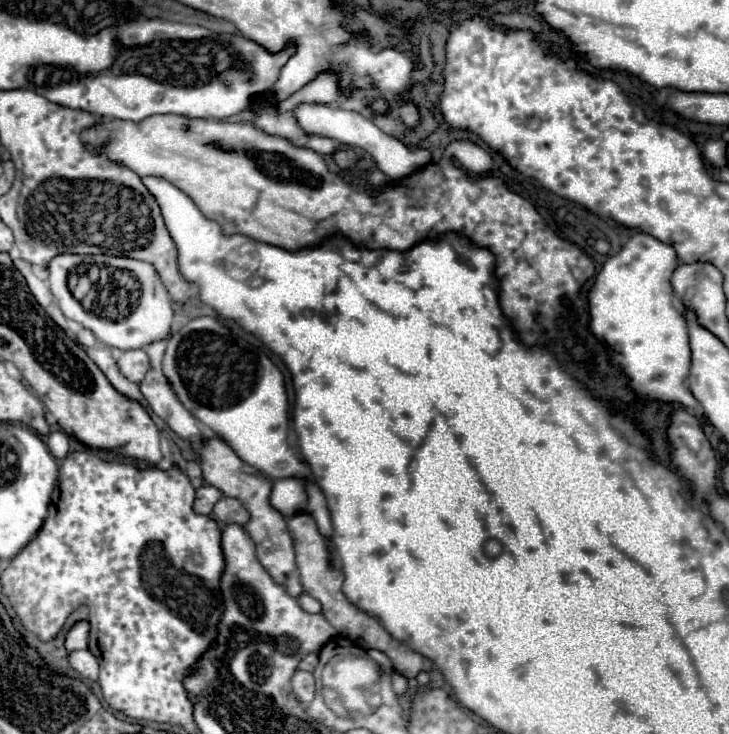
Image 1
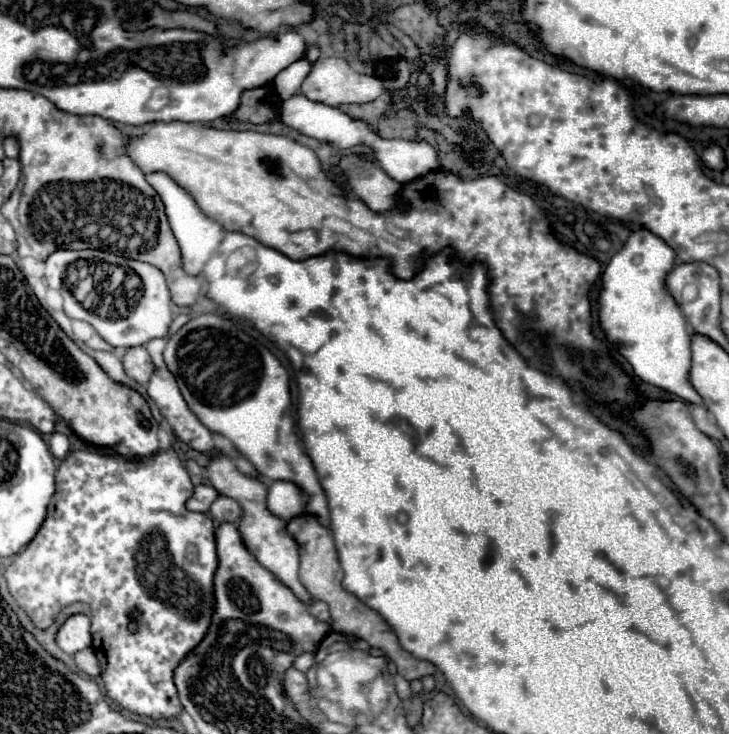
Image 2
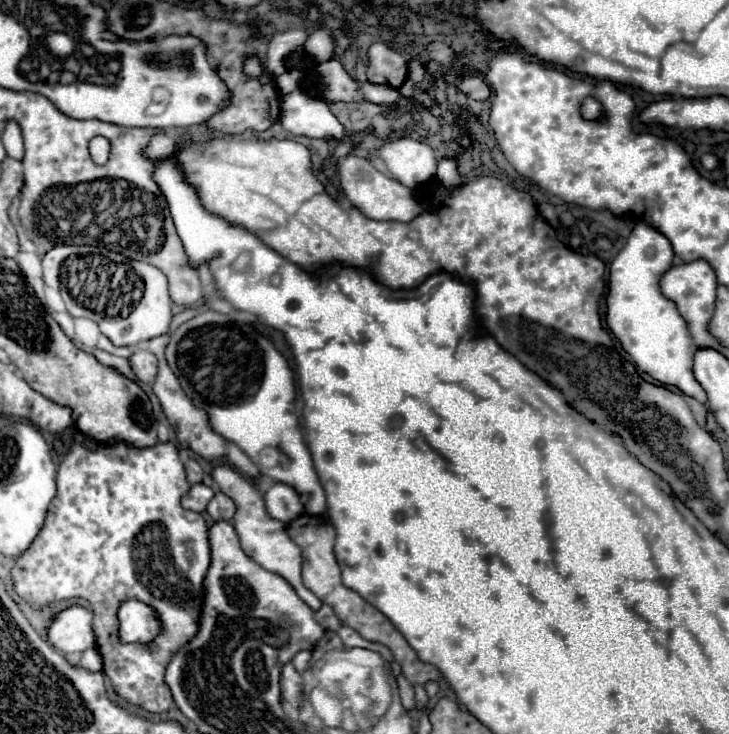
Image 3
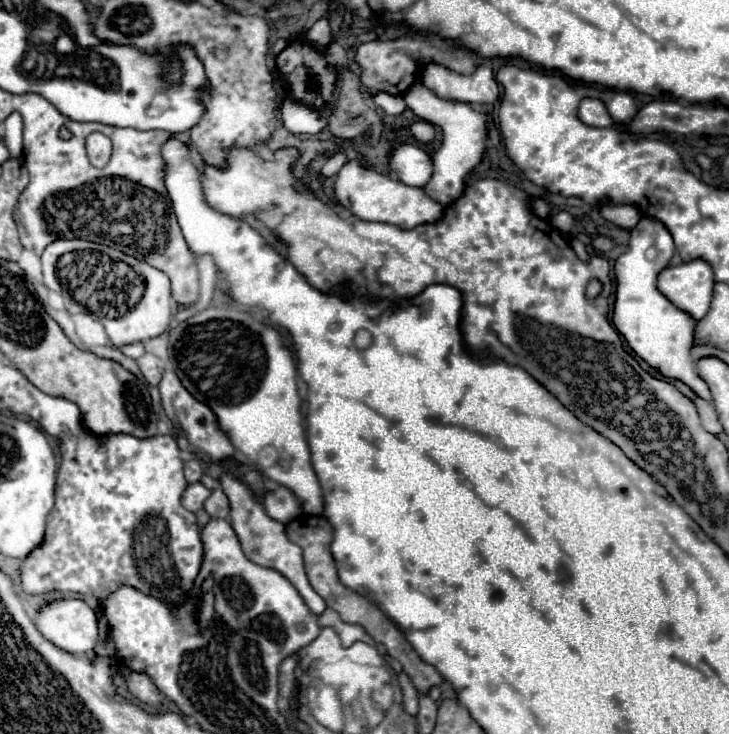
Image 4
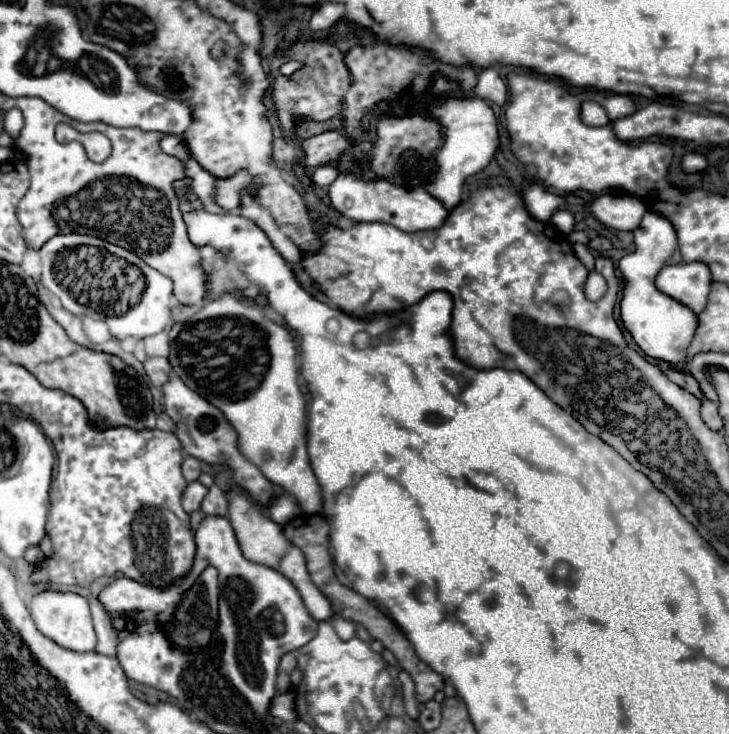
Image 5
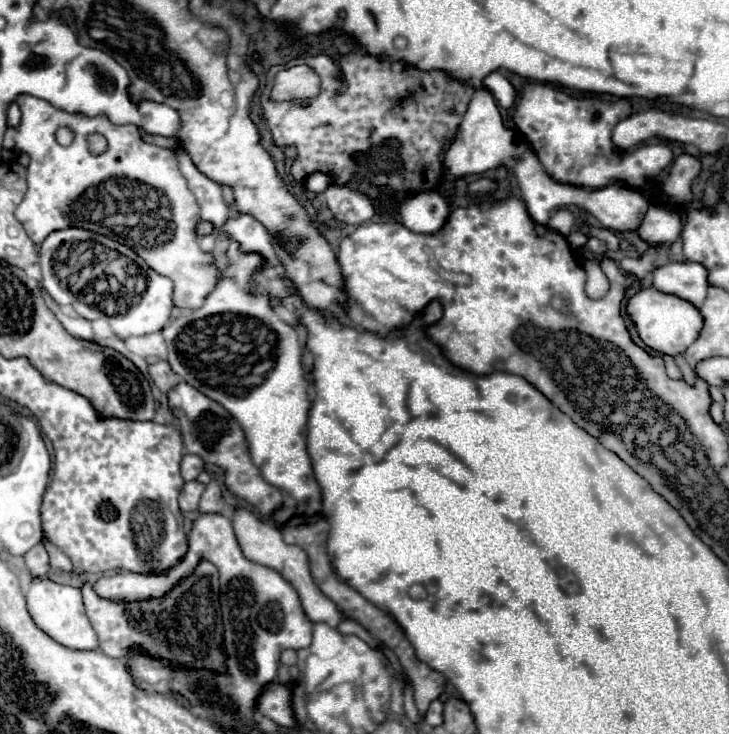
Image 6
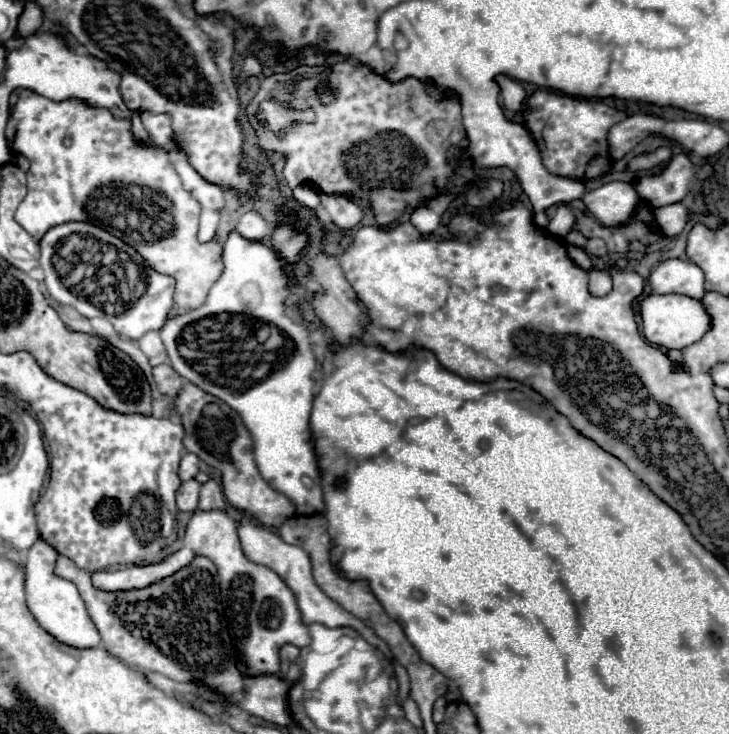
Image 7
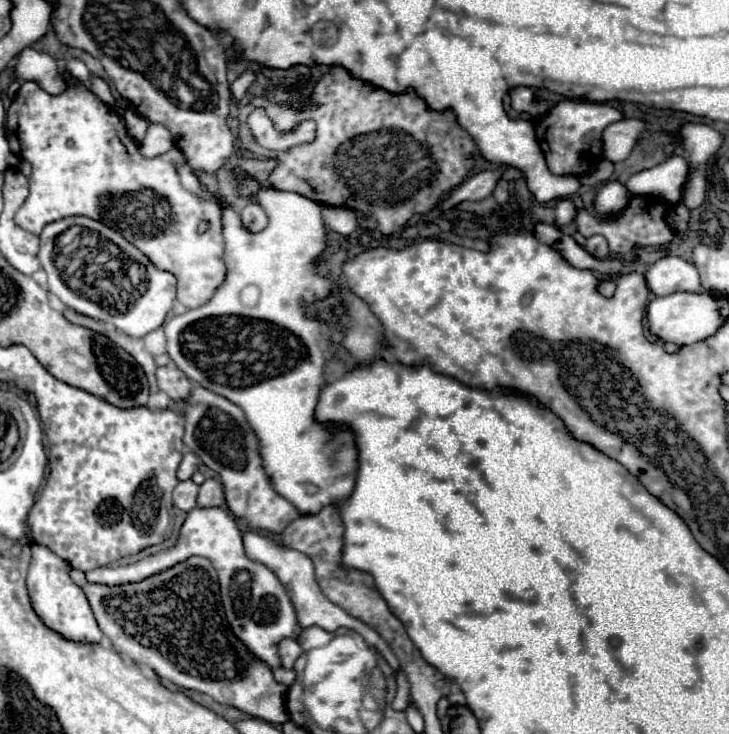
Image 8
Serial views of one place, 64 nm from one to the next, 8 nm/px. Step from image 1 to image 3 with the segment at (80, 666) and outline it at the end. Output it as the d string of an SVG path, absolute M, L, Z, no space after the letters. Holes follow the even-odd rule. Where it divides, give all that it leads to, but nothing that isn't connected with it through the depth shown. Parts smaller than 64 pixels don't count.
M88 648L88 650L84 650L82 656L80 656L80 666L86 668L86 670L90 670L90 672L98 672L98 670L102 670L102 658L100 658L98 650L96 650L96 648Z

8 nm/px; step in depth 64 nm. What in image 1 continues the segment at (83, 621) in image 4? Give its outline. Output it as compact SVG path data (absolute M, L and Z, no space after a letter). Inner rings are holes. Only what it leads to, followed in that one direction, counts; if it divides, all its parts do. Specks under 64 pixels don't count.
M78 622L66 636L66 650L80 650L88 646L88 622Z

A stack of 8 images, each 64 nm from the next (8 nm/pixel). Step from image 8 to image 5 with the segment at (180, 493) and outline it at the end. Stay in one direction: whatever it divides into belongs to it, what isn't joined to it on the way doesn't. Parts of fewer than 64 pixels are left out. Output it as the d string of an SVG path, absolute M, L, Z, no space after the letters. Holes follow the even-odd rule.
M190 482L182 494L182 506L186 512L194 512L200 510L200 504L204 500L204 496L208 494L208 488L204 488L200 482Z

